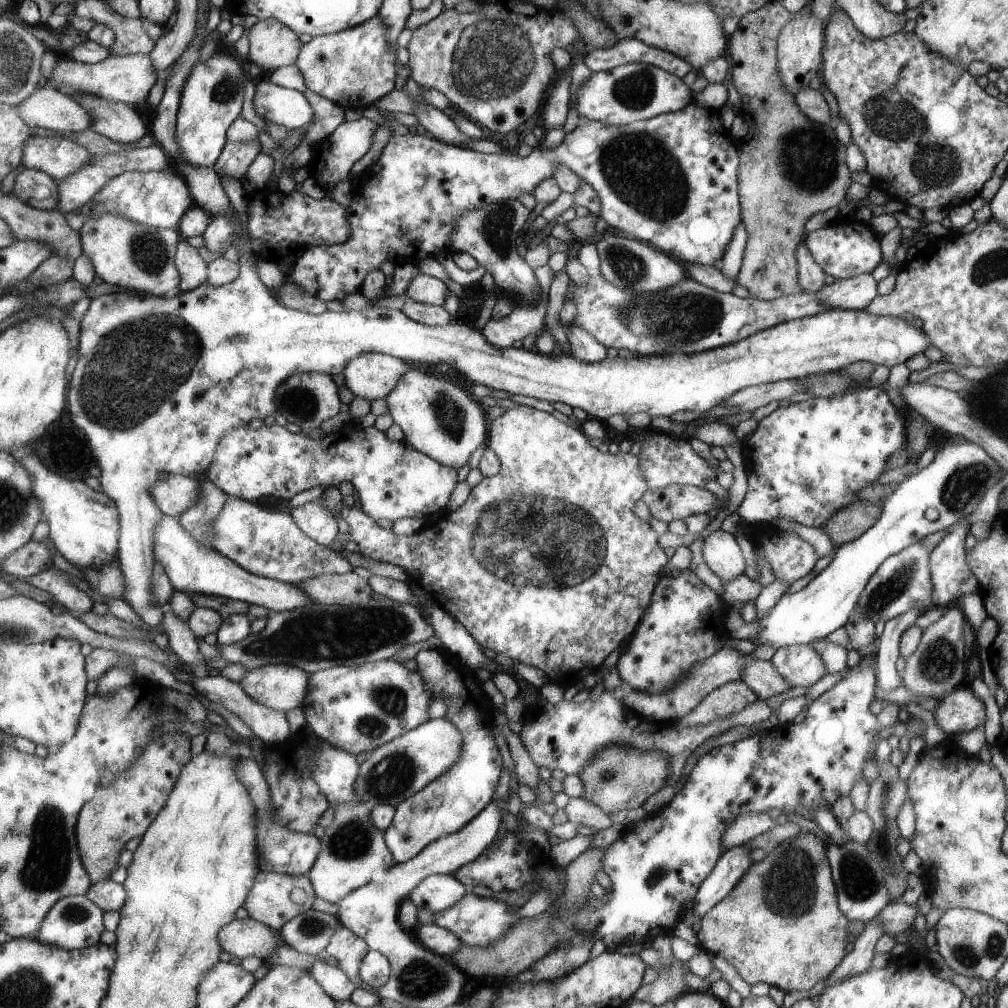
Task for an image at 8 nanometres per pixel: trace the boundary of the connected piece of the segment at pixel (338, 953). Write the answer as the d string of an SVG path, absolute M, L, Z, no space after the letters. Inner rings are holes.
M340 925L332 941L323 950L323 954L334 956L338 960L337 967L343 970L357 987L365 987L359 970L362 959L365 954L368 954L369 949L369 946L357 934Z

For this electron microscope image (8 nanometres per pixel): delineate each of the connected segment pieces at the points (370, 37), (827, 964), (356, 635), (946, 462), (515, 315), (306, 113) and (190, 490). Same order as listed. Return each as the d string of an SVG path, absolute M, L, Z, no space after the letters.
M378 14L351 29L312 37L304 44L295 65L312 92L344 109L365 109L395 88L396 63L396 53L387 39L387 28Z
M801 832L794 840L771 850L764 860L756 861L738 884L701 918L696 936L702 949L712 957L722 956L749 985L766 982L786 993L807 991L820 980L826 981L830 972L846 957L848 919L839 906L838 887L827 857L827 845L815 834Z
M375 593L370 600L351 605L325 605L312 603L302 609L291 611L271 612L267 617L264 630L258 634L250 633L241 641L231 645L217 645L222 652L222 658L230 663L240 662L248 669L255 669L264 665L284 663L297 666L309 673L331 669L337 666L353 667L393 658L400 648L414 642L426 640L435 634L435 630L428 618L422 616L421 606L416 602L401 603L387 596Z
M966 439L964 442L950 442L948 440L942 442L940 446L935 446L935 451L936 457L932 463L920 469L916 474L910 475L908 479L898 485L896 492L888 497L884 502L883 514L874 526L871 526L862 536L839 546L832 562L802 590L794 592L794 594L784 593L768 612L758 613L754 621L759 624L759 629L752 639L748 639L749 641L757 647L767 644L778 650L780 647L790 645L808 645L816 639L828 636L837 628L845 626L852 616L851 612L855 609L860 593L863 592L868 581L888 557L899 553L916 541L922 541L924 537L932 533L953 526L972 514L982 500L984 493L1002 478L1003 470L999 462L992 458L987 450L984 450L984 447L976 443Z
M547 263L536 268L536 278L540 278L541 295L532 310L516 307L510 314L500 319L488 319L481 333L497 347L512 347L513 344L532 334L536 338L545 329L544 316L549 302L550 286L554 270Z
M271 80L256 85L255 110L265 121L286 126L287 130L308 126L314 111L303 91L281 87Z
M170 475L166 482L160 479L151 487L151 494L164 515L178 519L201 498L199 478Z

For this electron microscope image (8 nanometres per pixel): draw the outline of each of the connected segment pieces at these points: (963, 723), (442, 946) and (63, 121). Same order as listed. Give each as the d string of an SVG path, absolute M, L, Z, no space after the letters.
M966 687L945 695L933 711L934 722L949 738L984 726L984 704Z
M436 923L423 926L420 924L414 931L416 938L436 954L452 956L460 946L459 938L450 930Z
M46 83L31 97L17 105L20 114L31 127L49 128L66 133L72 131L86 131L93 115L68 94Z

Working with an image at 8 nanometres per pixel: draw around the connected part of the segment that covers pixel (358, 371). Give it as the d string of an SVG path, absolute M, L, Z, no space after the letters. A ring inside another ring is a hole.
M372 351L351 358L342 376L345 378L345 386L354 397L372 402L385 399L408 369L409 363L404 359Z

